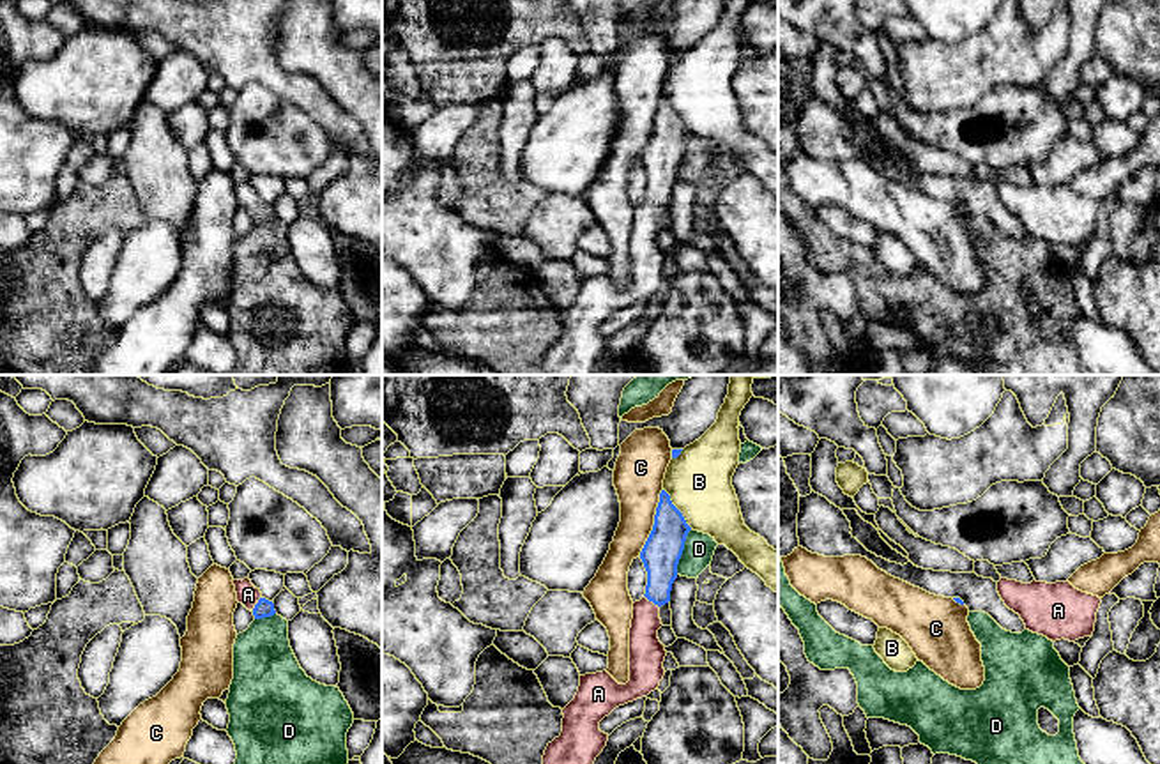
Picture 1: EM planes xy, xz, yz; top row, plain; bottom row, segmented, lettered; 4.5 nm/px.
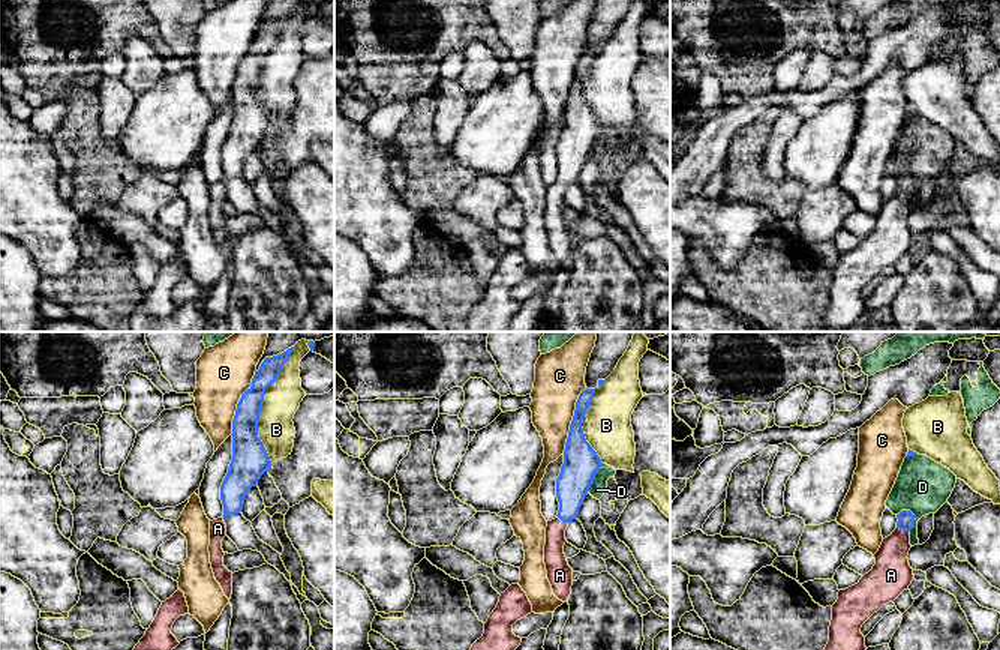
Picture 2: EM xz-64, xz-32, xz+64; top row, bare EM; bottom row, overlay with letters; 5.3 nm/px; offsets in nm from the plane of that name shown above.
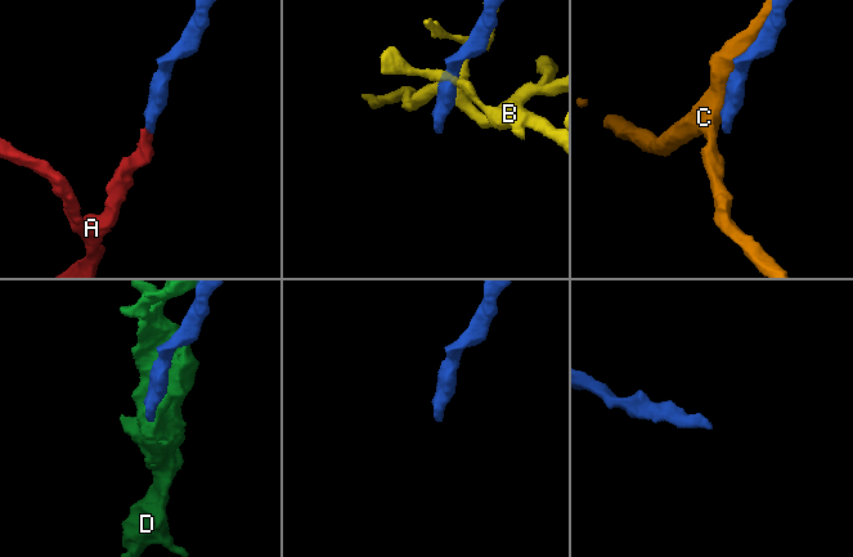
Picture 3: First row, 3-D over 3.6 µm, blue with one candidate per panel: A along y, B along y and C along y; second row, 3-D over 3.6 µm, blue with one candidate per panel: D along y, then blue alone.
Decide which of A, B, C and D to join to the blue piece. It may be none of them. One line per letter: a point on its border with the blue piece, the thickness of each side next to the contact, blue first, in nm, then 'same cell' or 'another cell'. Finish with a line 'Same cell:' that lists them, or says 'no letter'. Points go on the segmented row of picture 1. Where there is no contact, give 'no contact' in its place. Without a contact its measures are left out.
A: meets blue in xz at (651, 600); 170 nm thick on the blue side, 160 nm on the other; same cell
B: meets blue in xz at (676, 508); 170 nm thick on the blue side, 300 nm on the other; another cell
C: meets blue in xz at (655, 522); 170 nm thick on the blue side, 220 nm on the other; another cell
D: meets blue in xz at (681, 552); 170 nm thick on the blue side, 140 nm on the other; another cell
Same cell: A

